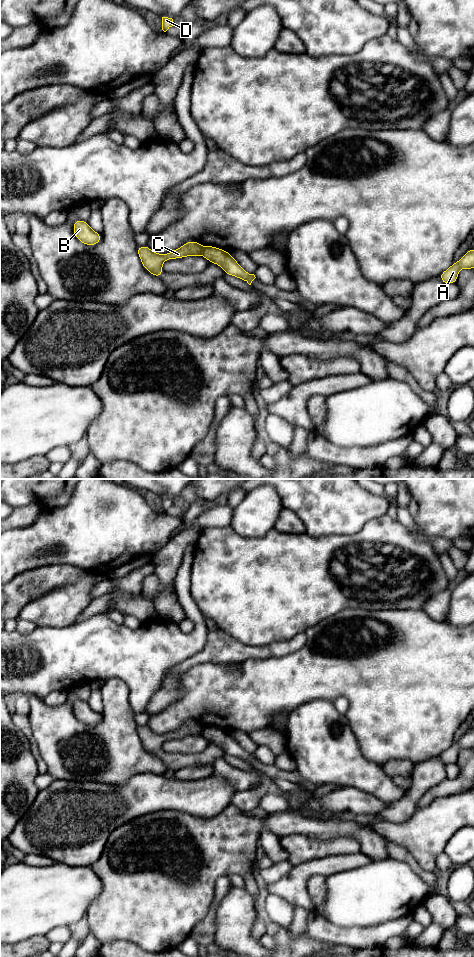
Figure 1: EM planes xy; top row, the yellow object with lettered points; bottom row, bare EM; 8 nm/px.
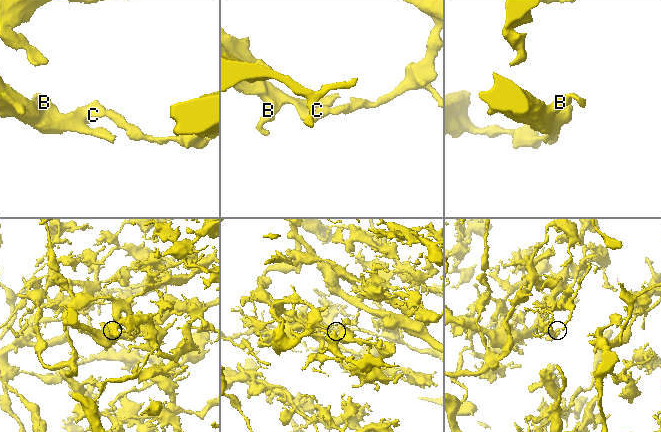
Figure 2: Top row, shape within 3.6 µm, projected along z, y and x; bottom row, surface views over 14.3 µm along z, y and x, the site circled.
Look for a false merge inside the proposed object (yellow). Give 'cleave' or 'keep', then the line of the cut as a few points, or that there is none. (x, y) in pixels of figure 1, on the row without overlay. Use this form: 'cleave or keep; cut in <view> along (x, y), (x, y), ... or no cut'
cleave; cut in xy along (204, 727), (201, 734)

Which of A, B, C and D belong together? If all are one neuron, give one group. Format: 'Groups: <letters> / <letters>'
Groups: A / B C D

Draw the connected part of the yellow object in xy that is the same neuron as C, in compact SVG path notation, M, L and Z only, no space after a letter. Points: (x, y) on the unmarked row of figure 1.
M189 721L178 729L165 734L155 733L147 725L138 726L137 733L143 747L152 755L162 758L162 744L166 740L202 735L203 728L198 721Z

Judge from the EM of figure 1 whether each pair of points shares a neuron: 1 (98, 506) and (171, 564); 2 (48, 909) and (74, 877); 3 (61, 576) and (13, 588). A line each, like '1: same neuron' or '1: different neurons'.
1: different neurons
2: same neuron
3: same neuron

